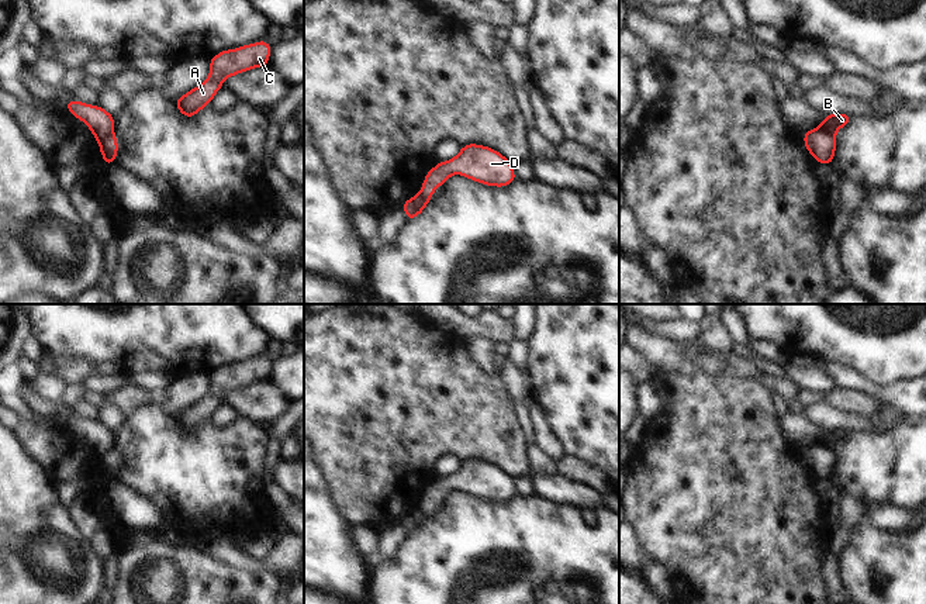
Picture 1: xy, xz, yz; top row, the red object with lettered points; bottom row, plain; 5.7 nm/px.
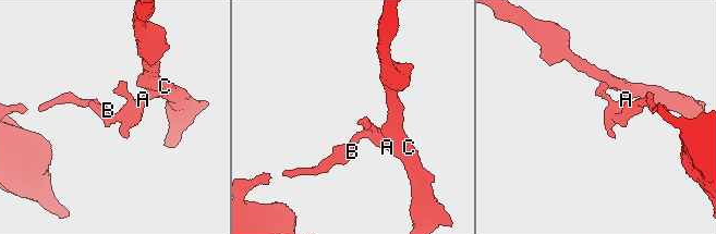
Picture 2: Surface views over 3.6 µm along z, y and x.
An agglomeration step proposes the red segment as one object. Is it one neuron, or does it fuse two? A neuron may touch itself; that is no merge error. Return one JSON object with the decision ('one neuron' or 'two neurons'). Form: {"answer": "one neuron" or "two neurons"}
{"answer": "two neurons"}

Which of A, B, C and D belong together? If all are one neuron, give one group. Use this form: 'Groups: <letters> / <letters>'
Groups: A C D / B

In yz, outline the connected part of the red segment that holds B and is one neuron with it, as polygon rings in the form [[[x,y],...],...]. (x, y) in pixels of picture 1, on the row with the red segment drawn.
[[[844,113],[827,114],[825,115],[820,127],[830,135],[836,137],[837,131],[847,125],[853,117]]]

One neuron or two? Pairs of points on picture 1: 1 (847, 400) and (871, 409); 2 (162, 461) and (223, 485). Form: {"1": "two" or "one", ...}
{"1": "one", "2": "one"}

